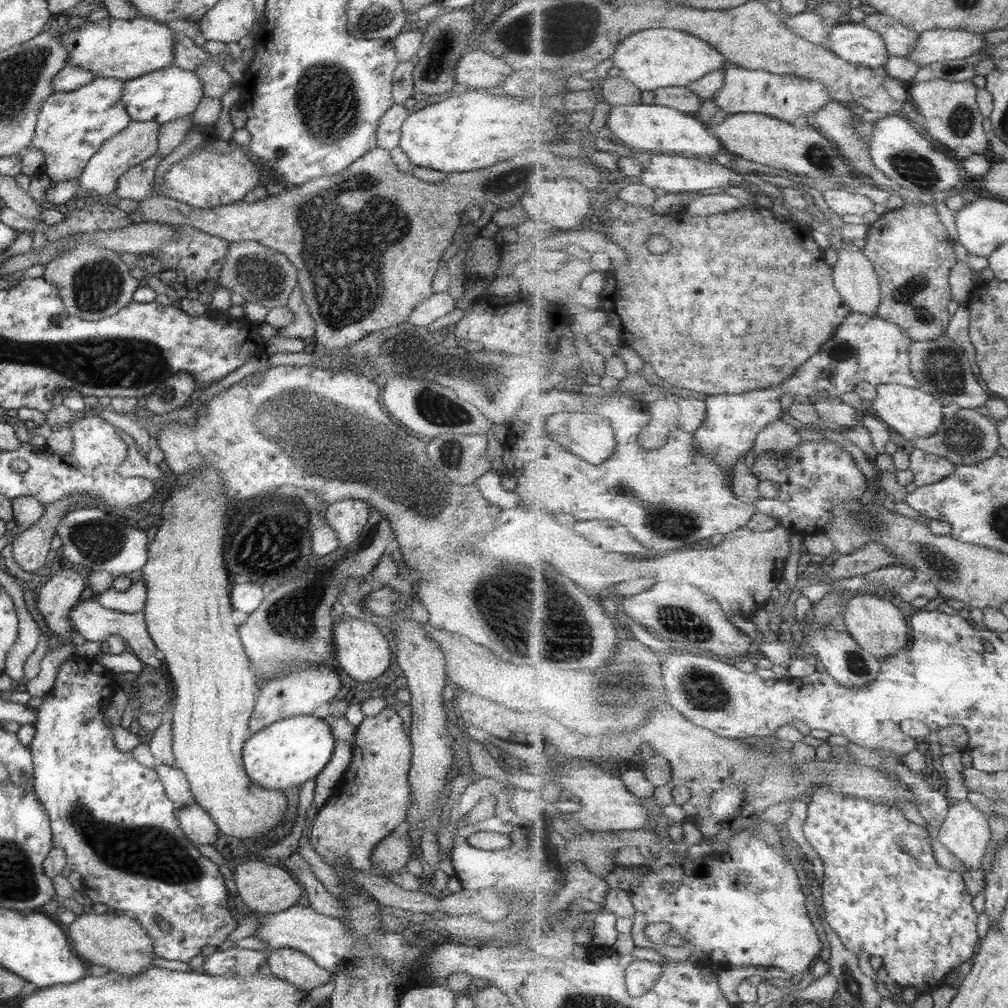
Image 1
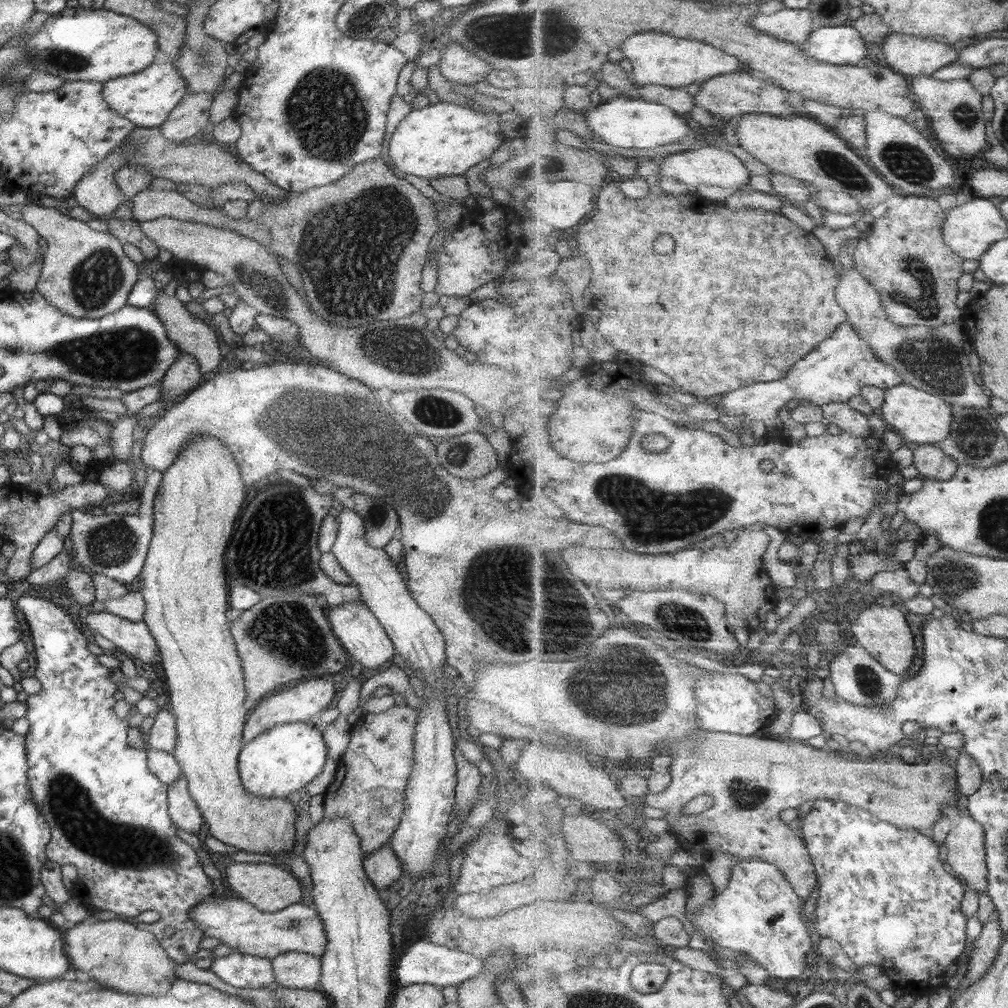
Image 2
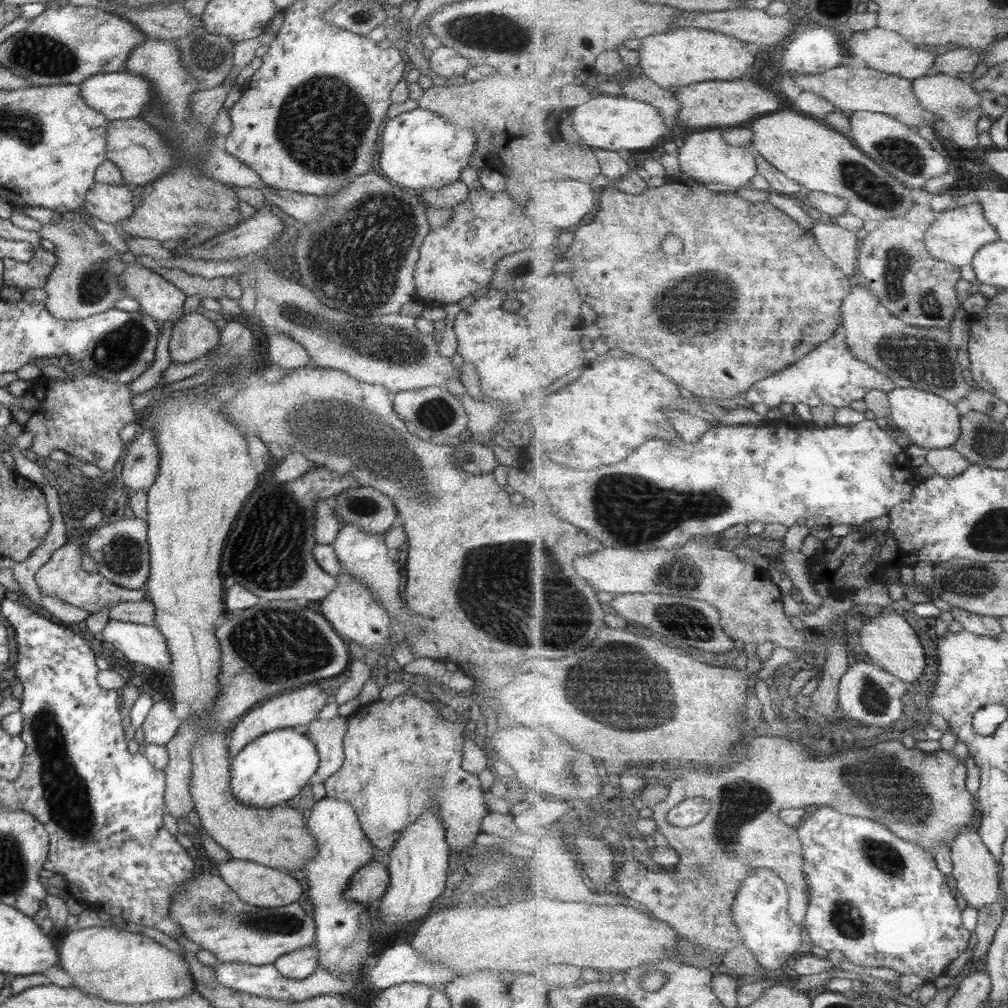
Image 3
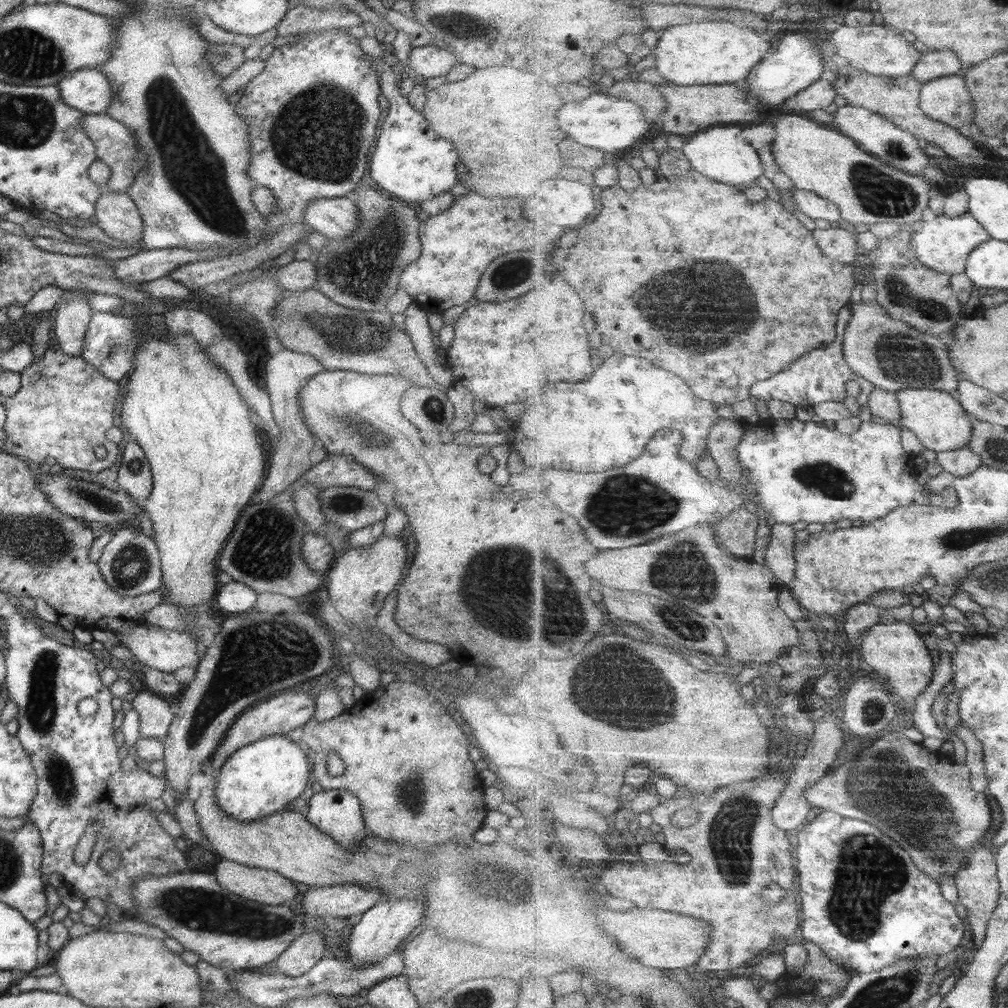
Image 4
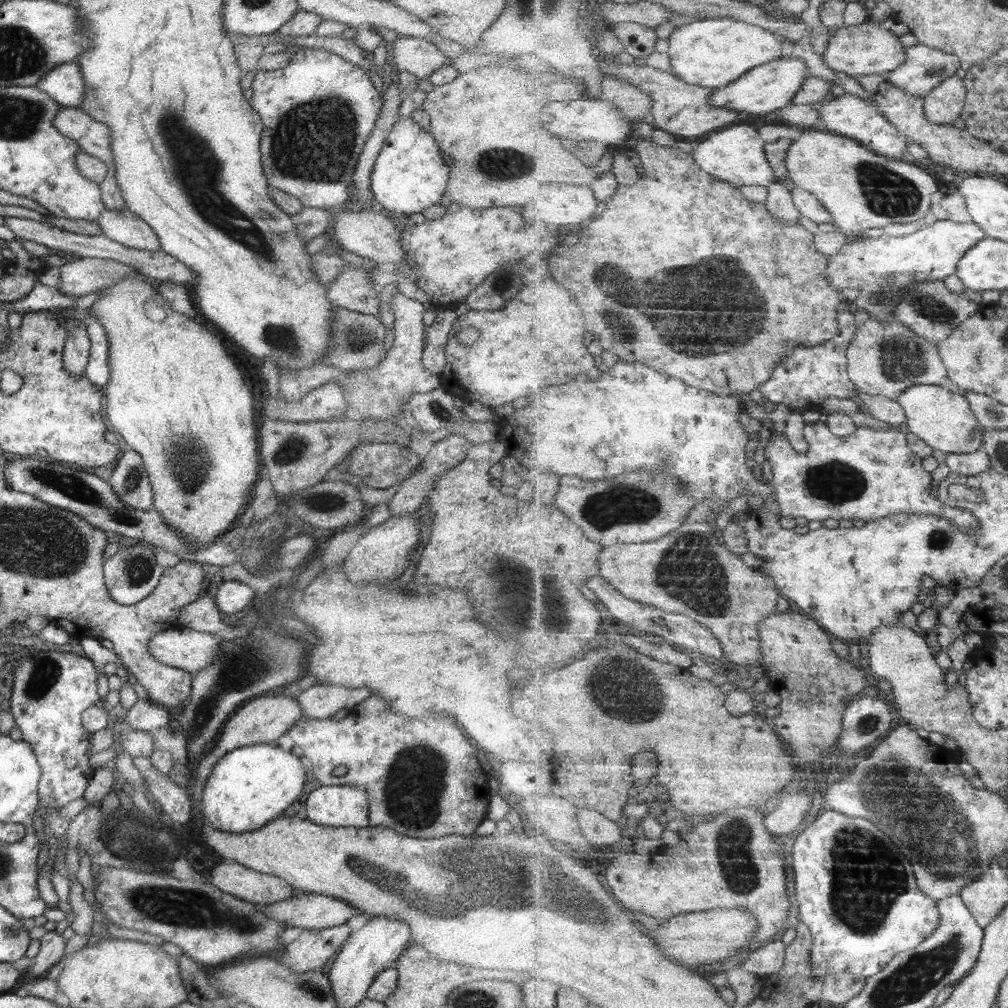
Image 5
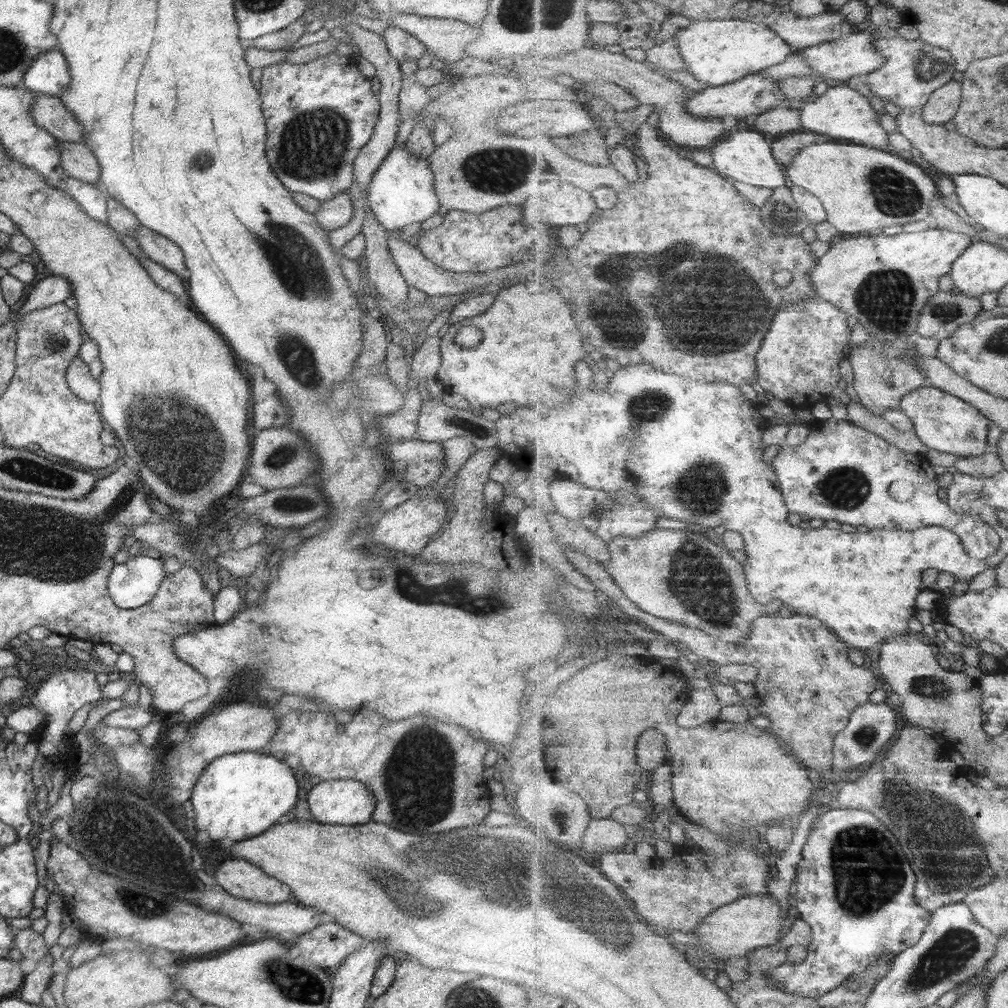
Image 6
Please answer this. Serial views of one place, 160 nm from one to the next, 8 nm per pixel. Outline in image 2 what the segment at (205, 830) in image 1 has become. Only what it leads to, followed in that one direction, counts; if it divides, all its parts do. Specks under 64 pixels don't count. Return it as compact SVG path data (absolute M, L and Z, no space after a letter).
M182 774L167 787L166 803L169 818L176 828L193 834L203 823L201 812L188 793Z

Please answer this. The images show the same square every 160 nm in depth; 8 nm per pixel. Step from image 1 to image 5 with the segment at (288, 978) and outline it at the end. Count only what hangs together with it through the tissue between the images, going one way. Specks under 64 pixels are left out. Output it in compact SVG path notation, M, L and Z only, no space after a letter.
M362 915L353 916L349 922L332 928L303 929L292 942L285 944L283 962L295 972L319 970L329 958L333 958L347 937L365 925Z

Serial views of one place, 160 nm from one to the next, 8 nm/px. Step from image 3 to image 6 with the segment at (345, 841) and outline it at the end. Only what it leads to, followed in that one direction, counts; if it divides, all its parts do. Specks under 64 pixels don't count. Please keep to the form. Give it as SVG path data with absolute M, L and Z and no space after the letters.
M341 779L319 781L307 791L308 808L314 821L323 825L356 825L370 821L376 800L362 782Z

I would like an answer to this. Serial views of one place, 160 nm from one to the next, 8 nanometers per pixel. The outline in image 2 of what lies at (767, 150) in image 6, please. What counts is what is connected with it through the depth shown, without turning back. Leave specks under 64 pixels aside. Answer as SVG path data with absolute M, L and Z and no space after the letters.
M712 146L668 155L660 160L659 176L672 178L689 186L721 186L735 191L746 189L751 178L747 165L733 151Z

